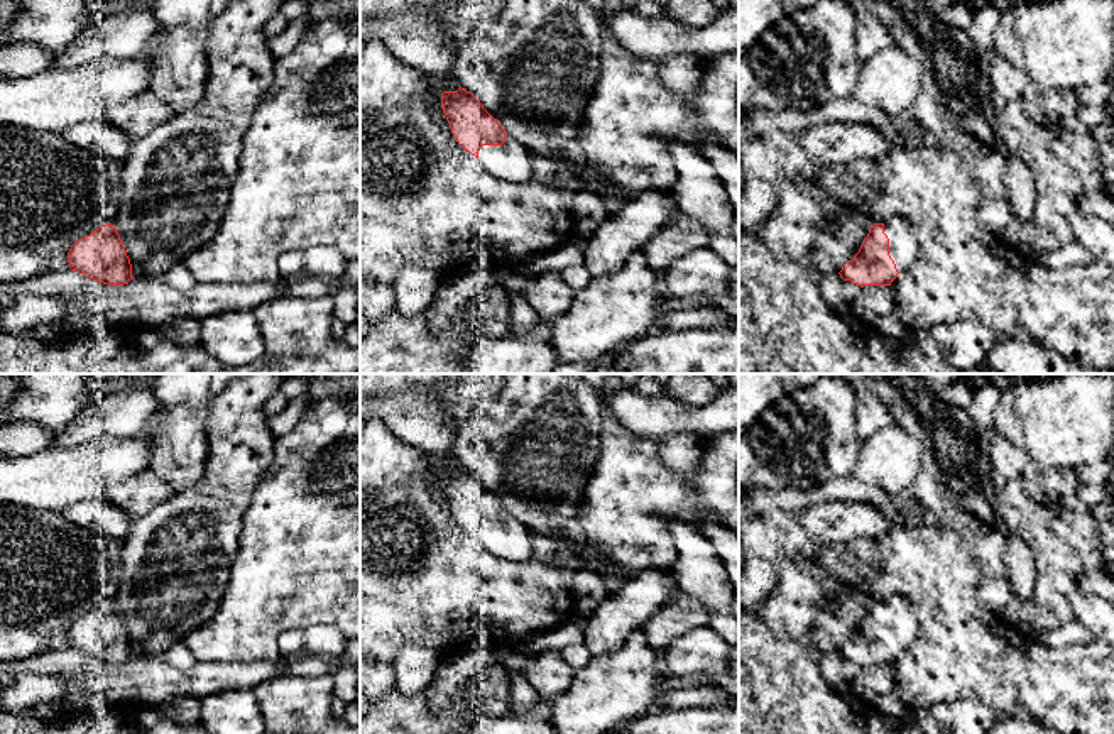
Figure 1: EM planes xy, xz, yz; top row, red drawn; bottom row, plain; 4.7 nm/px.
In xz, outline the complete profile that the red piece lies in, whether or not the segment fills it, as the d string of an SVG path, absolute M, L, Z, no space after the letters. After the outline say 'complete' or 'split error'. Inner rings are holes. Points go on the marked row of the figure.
M461 86L456 91L443 91L441 108L456 142L492 174L512 183L531 178L527 147L507 134L470 91Z; split error

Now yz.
M894 216L869 228L859 252L838 272L844 281L864 286L891 286L899 272L909 269L918 244L909 220Z; split error

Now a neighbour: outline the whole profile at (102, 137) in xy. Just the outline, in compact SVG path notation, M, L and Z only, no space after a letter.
M105 117L91 122L79 122L64 129L61 135L74 147L118 162L127 159L132 147L132 140Z

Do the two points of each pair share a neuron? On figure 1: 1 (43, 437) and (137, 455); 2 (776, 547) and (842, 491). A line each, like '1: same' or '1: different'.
1: different
2: different

